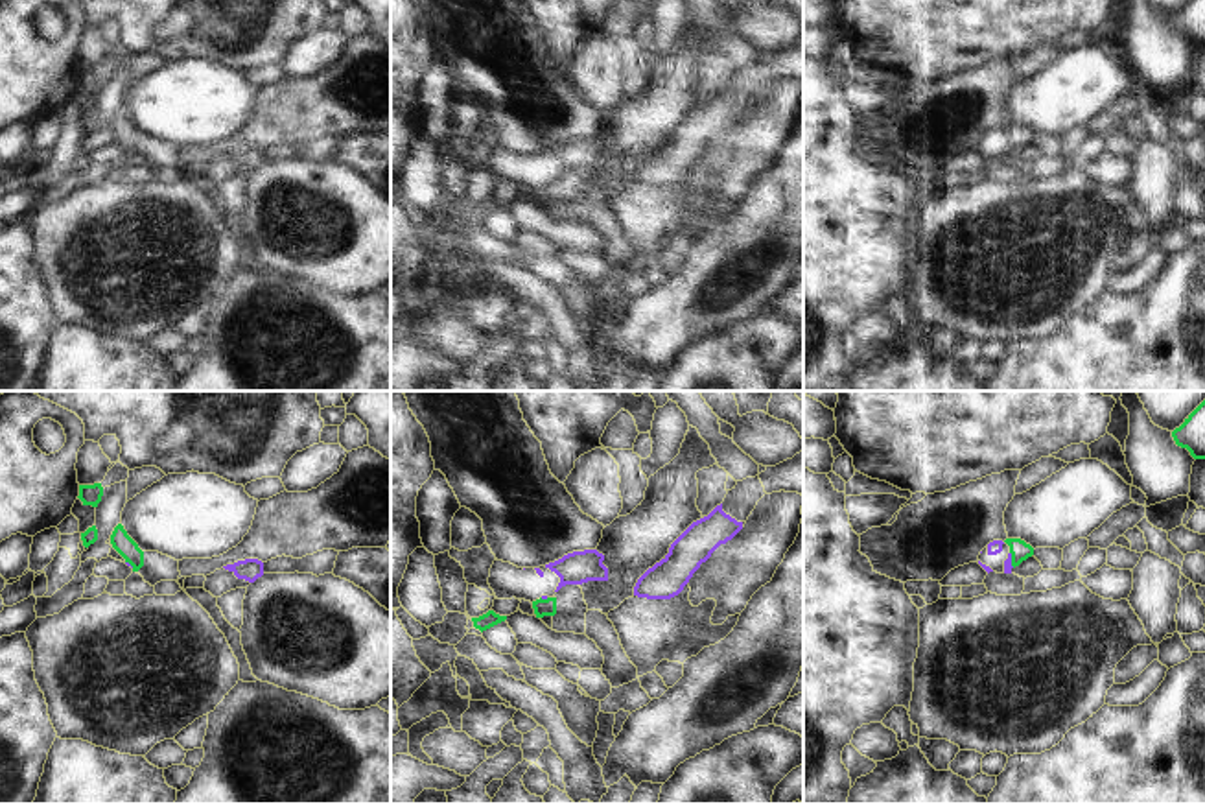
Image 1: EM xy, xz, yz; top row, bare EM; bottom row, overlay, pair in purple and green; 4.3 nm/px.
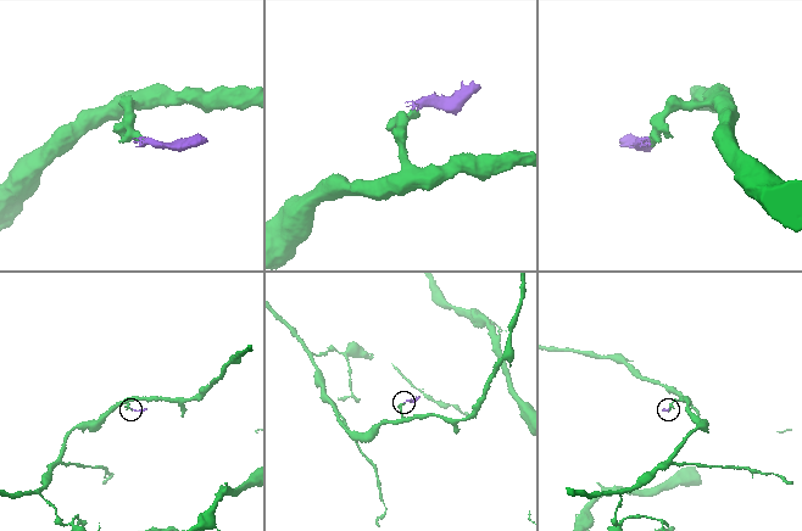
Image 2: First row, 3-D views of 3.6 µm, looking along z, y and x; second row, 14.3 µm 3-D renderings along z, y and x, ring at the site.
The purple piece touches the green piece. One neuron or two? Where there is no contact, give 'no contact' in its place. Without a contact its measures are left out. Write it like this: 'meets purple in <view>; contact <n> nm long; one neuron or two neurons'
meets purple in yz; contact 70 nm long; two neurons

